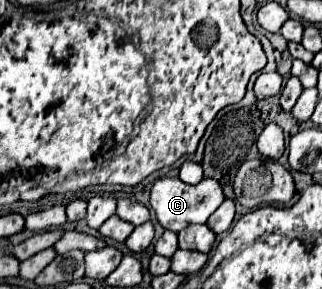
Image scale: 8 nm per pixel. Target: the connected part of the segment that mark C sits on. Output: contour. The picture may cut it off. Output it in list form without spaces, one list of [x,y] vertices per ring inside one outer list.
[[[160,178],[154,182],[150,192],[150,206],[156,212],[158,222],[162,224],[164,230],[172,230],[172,232],[180,232],[190,224],[206,224],[206,220],[222,204],[222,200],[224,200],[222,186],[212,178],[204,178],[196,186],[188,186],[178,178]]]

